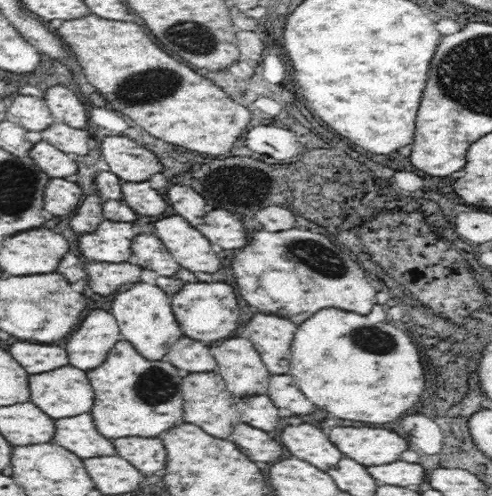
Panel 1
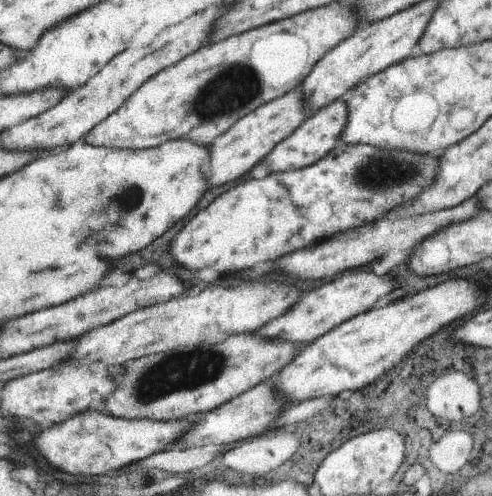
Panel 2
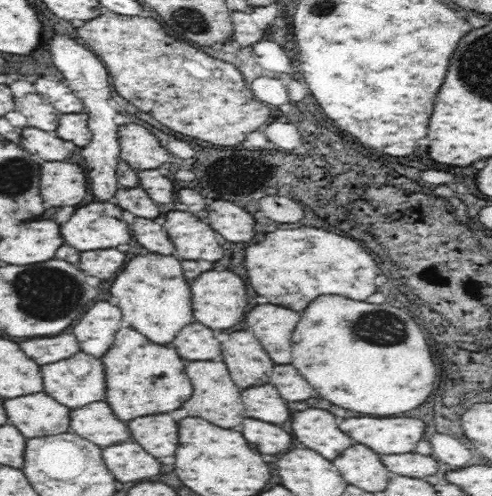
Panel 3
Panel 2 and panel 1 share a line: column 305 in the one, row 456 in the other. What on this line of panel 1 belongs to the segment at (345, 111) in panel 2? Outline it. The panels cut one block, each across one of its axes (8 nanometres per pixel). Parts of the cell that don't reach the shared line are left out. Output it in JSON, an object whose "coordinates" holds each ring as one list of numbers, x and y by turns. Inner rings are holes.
{"coordinates":[[118,438,112,442,116,456,128,460,140,474,154,474,166,466,168,452,160,438]]}

